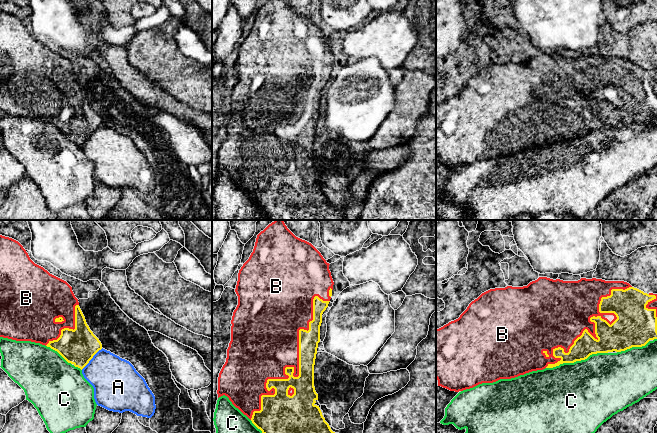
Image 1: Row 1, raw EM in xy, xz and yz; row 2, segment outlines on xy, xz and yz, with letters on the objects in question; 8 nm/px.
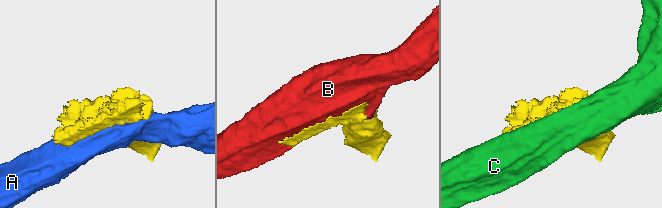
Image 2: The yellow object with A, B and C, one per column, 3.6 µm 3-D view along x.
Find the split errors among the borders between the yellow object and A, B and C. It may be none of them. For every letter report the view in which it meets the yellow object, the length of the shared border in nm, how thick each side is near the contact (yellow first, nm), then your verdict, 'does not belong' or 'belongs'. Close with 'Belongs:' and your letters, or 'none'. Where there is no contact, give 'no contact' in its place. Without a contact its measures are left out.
A: contact in xy; length 240 nm; calibres 280 and 360 nm; does not belong
B: contact in xz; length 1150 nm; calibres 220 and 340 nm; belongs
C: contact in yz; length 500 nm; calibres 170 and 480 nm; does not belong
Belongs: B

